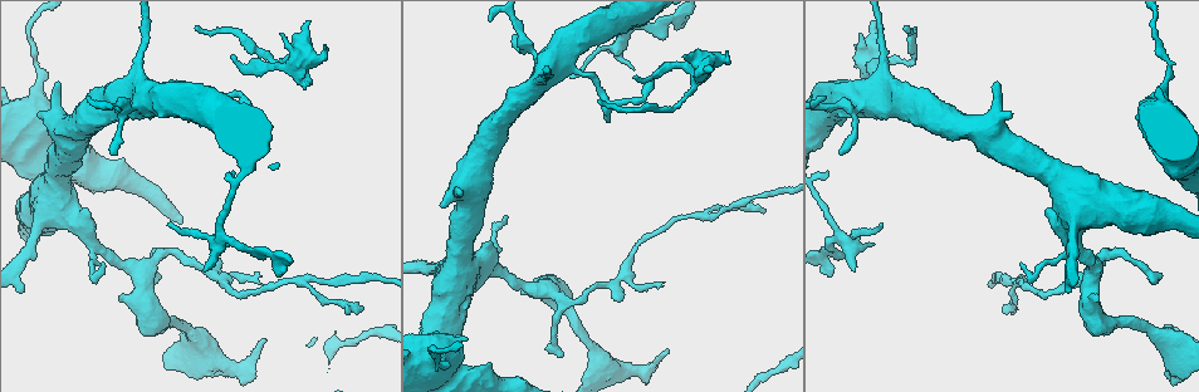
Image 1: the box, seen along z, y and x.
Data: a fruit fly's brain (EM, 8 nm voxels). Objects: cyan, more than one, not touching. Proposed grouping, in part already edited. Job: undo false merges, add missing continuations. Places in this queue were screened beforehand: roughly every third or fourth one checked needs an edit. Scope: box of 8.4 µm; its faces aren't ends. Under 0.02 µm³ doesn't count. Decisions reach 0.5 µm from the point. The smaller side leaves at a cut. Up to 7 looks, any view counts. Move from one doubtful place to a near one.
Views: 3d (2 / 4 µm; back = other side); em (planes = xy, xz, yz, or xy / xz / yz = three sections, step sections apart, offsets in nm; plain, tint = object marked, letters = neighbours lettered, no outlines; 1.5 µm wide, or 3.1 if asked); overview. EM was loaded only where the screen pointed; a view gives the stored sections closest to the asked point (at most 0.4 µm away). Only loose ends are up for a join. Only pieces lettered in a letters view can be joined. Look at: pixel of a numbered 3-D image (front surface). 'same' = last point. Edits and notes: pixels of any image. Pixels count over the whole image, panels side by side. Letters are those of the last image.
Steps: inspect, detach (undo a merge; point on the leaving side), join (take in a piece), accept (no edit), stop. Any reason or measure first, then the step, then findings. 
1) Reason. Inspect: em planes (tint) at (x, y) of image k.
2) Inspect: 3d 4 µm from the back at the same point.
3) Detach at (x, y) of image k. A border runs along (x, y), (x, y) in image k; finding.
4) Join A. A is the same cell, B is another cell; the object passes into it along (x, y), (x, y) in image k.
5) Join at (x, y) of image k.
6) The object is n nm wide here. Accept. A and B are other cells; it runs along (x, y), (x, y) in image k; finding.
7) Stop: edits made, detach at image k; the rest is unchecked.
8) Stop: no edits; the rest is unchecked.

Branch stops here. Inspect: 3d 4 µm at (311, 83) of image 1.

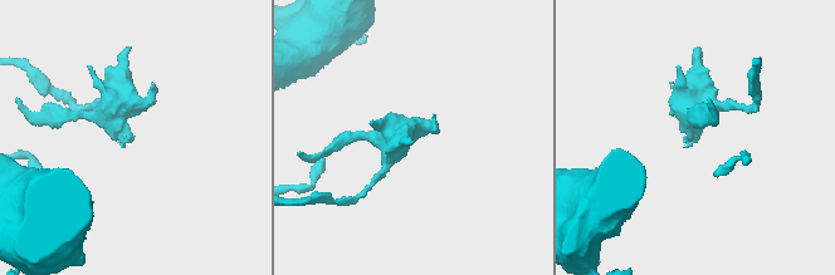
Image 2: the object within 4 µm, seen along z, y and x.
Inspect: em planes (letters) at (134, 139) of image 2.

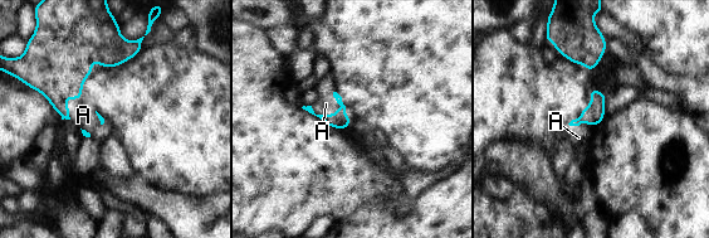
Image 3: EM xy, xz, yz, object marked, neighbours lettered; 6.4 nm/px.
Join A. A is the same cell; the object passes into it along (338, 120), (337, 111), (326, 103) in image 3; it goes on there.

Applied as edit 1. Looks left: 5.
Inspect: overview.

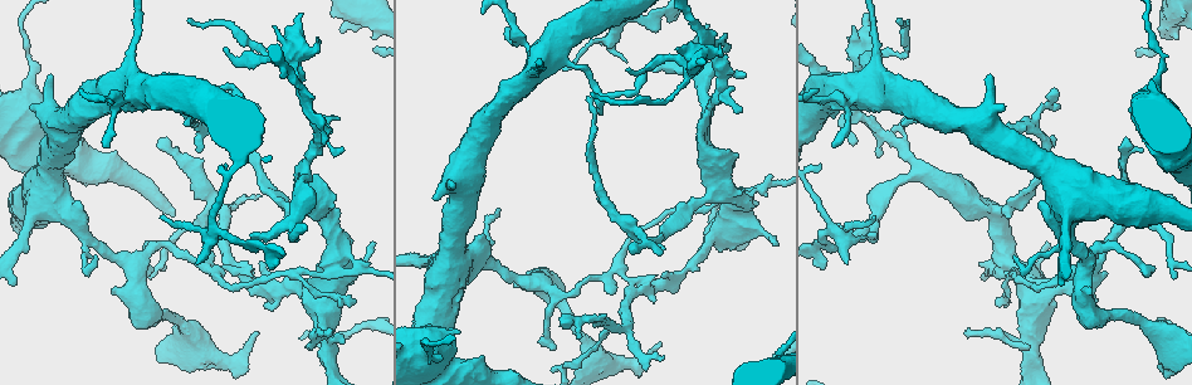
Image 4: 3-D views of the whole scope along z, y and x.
An open end. Inspect: 3d 4 µm at (194, 263) of image 4.

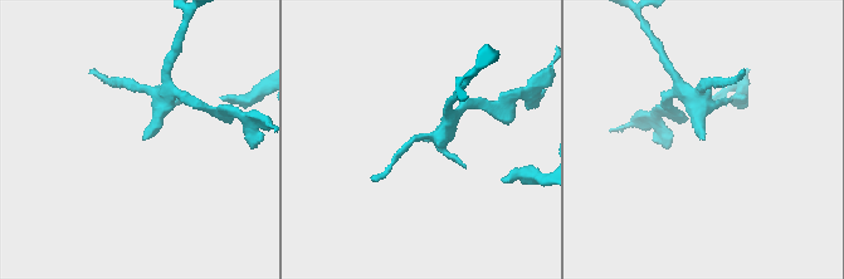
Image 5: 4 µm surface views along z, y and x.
Inspect: em planes (letters) at (705, 139) of image 5.

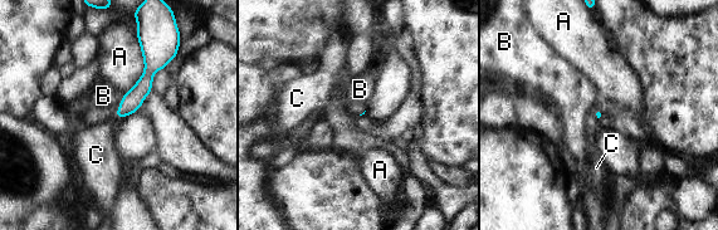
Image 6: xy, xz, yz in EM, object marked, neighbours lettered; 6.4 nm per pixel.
The longest contact is with A, 440 nm. Join C. C is the same cell, A and B are other cells; the object passes into it along (131, 102), (116, 117), (94, 146) in image 6; the neuron continues.

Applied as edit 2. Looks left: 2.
Stop: edits made, join at image 3, join at image 6; the rest is unchecked.

